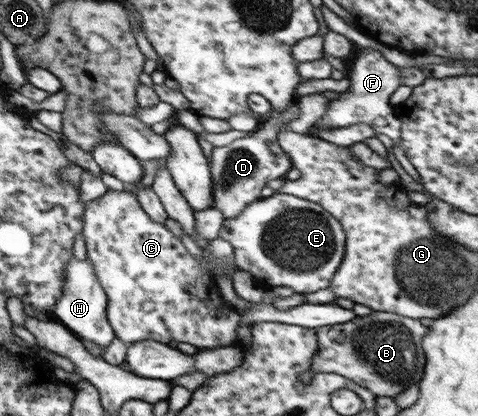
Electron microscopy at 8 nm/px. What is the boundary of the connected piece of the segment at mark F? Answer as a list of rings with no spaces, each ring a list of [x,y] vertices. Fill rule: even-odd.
[[[370,47],[360,48],[357,60],[352,62],[350,70],[346,72],[346,77],[350,80],[350,87],[347,91],[341,92],[337,99],[332,99],[324,113],[312,126],[309,132],[312,136],[317,136],[319,130],[334,130],[335,128],[348,128],[352,124],[365,122],[371,124],[372,130],[376,134],[386,134],[393,140],[393,153],[400,162],[403,169],[416,181],[420,182],[418,171],[412,166],[412,163],[404,155],[400,148],[399,132],[401,121],[392,116],[392,109],[389,105],[389,98],[394,91],[400,86],[400,71],[398,67],[388,61],[377,49],[372,50]],[[386,118],[387,124],[377,126],[372,124],[374,120]]]

